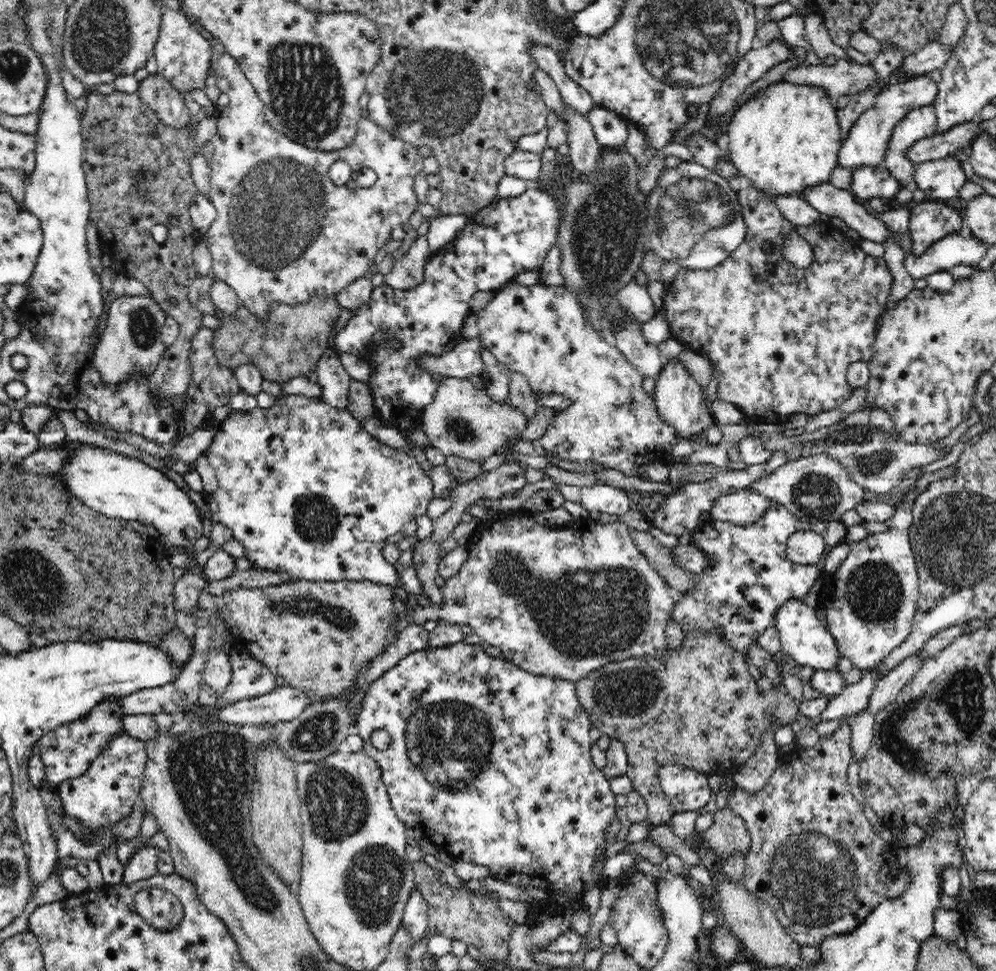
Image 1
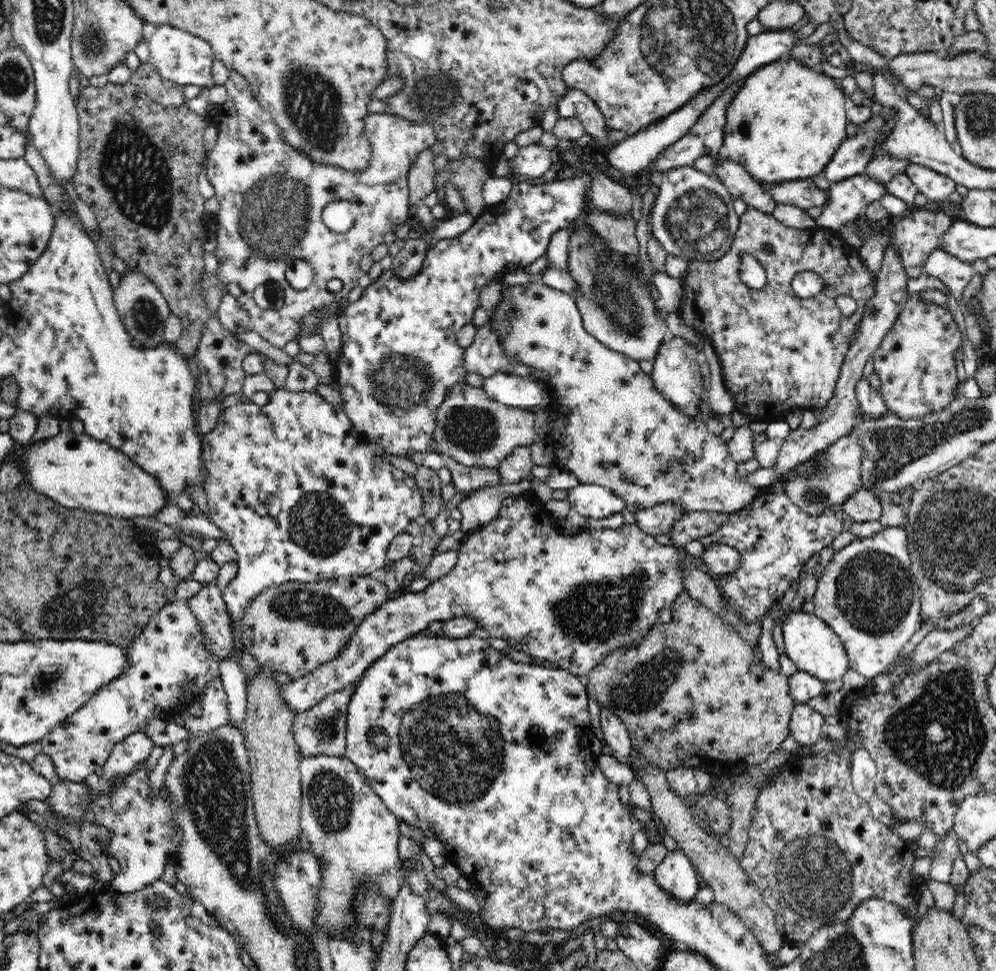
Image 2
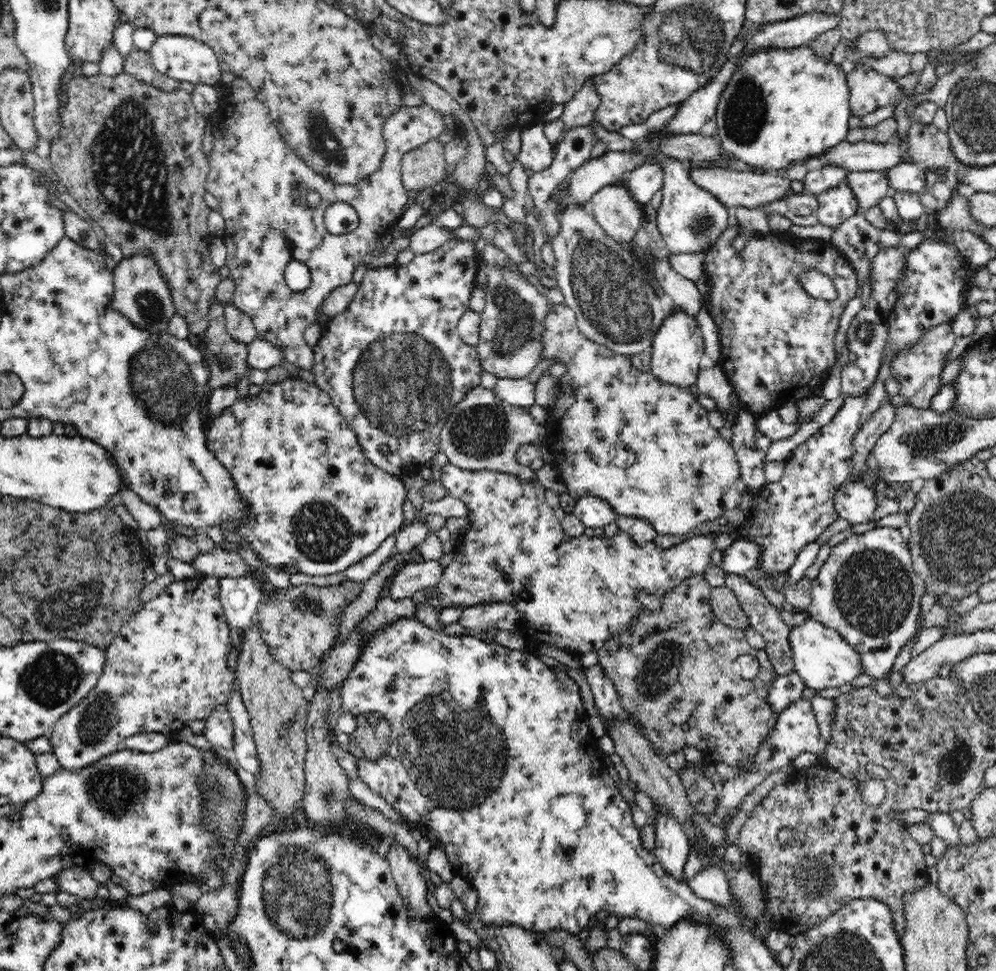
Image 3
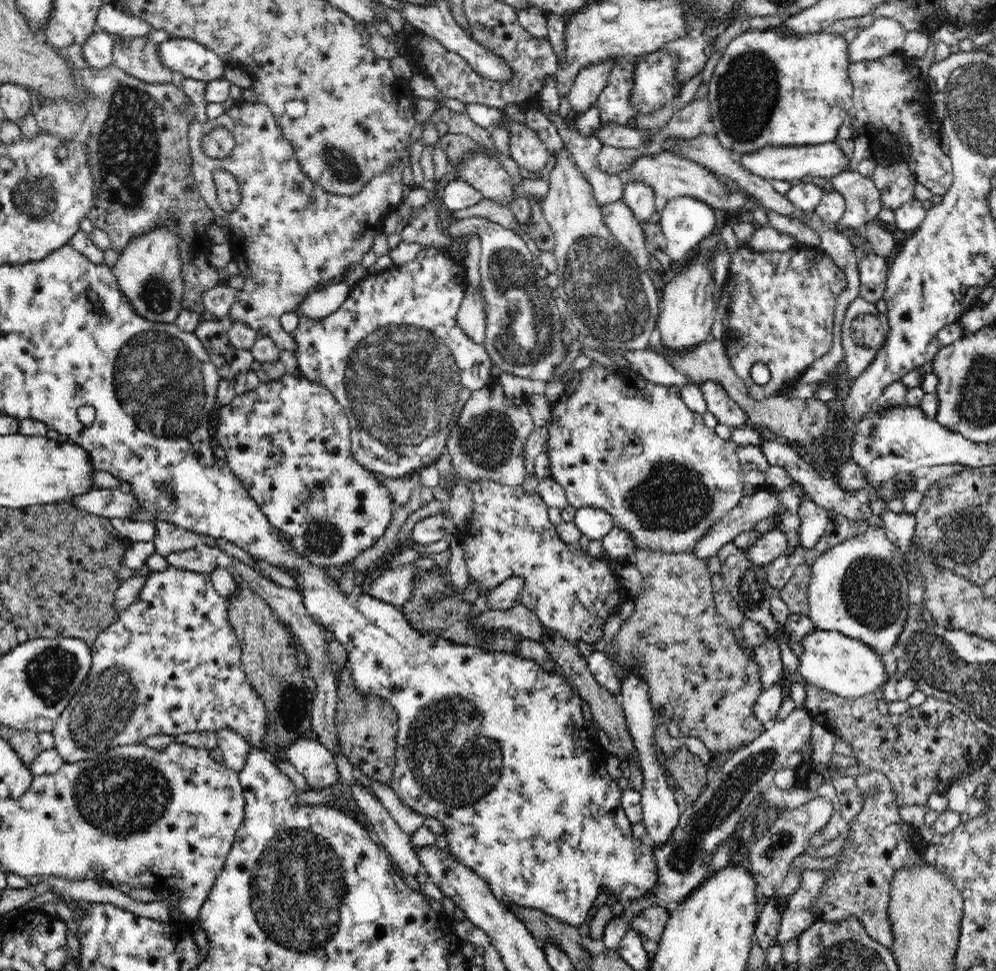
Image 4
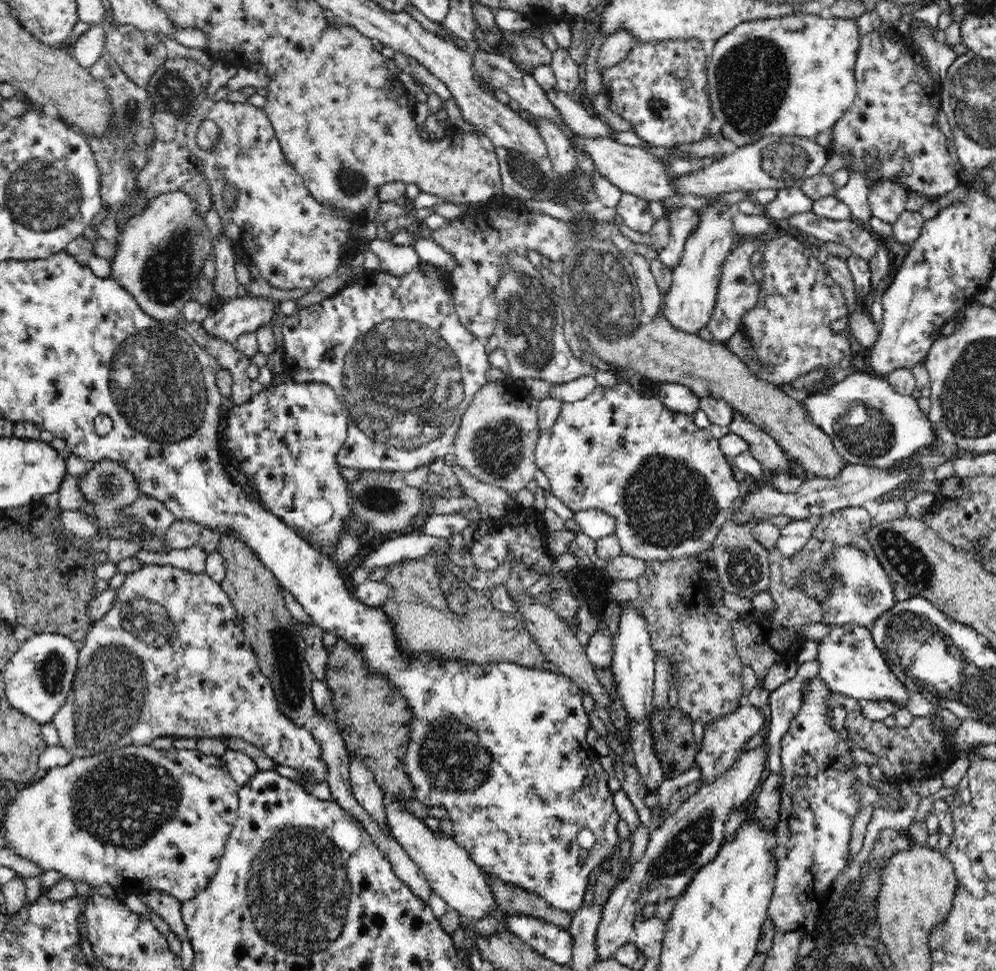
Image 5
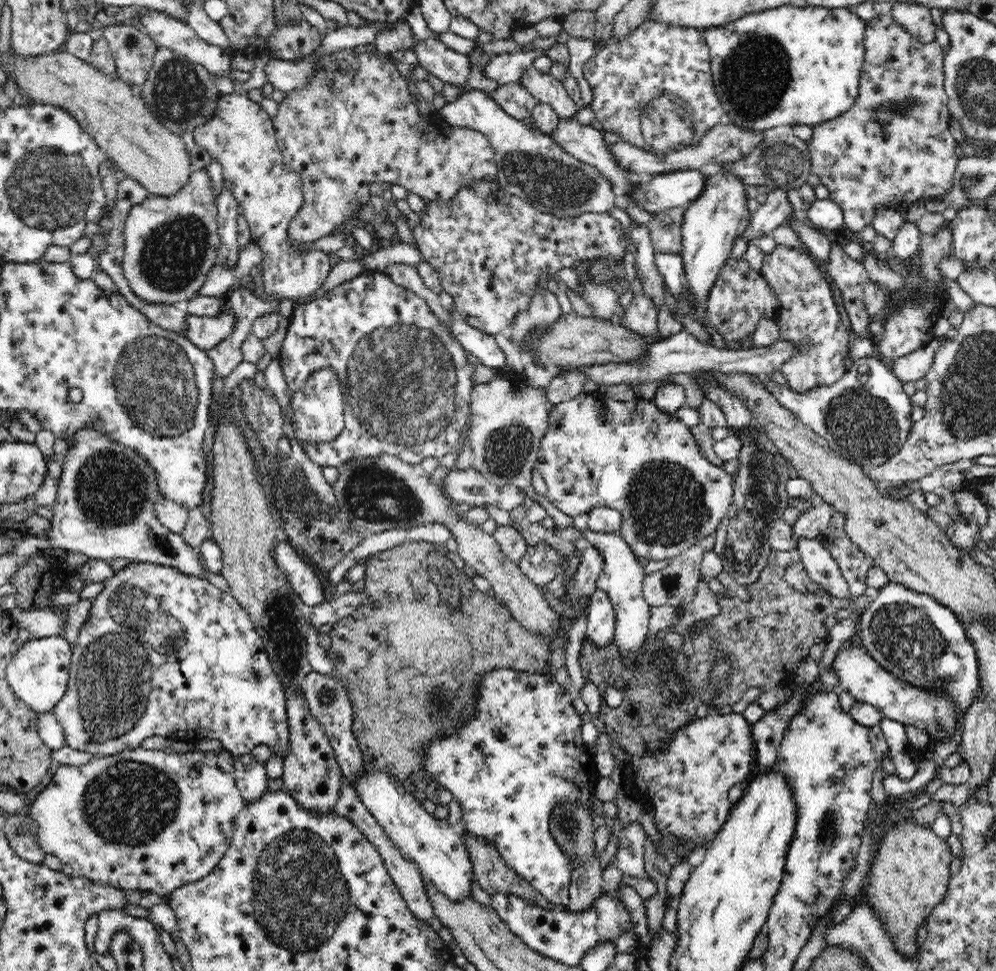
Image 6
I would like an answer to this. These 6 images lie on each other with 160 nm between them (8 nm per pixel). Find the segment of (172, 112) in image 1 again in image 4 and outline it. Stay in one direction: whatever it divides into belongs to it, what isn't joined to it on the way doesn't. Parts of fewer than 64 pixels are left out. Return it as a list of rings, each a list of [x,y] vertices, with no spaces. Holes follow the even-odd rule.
[[[146,36],[113,39],[113,60],[119,70],[144,83],[172,83],[173,71],[165,69],[157,56],[158,43]]]

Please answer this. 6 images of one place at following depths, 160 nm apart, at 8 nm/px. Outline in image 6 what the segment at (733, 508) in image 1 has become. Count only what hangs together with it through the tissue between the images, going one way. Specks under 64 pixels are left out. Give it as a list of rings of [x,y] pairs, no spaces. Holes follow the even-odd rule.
[[[582,392],[569,401],[560,402],[551,408],[549,412],[548,431],[544,434],[539,447],[539,456],[535,462],[535,468],[544,478],[548,485],[547,497],[549,501],[558,509],[576,518],[578,514],[590,512],[596,507],[607,506],[622,513],[622,524],[619,530],[620,537],[630,546],[633,554],[638,558],[646,561],[673,560],[676,556],[687,551],[696,545],[706,536],[712,534],[717,529],[719,522],[727,515],[732,507],[734,494],[734,478],[728,472],[712,465],[702,454],[696,444],[696,440],[690,434],[690,428],[676,419],[674,414],[660,411],[653,400],[640,400],[637,398],[633,401],[606,400],[605,397],[594,398],[590,393]]]

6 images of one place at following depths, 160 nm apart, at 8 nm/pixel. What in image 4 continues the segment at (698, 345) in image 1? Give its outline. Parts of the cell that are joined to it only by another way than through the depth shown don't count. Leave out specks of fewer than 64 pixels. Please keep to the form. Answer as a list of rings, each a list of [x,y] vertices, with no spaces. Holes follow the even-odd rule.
[[[796,242],[788,251],[776,252],[776,251],[754,251],[750,248],[740,246],[739,249],[730,255],[728,273],[732,273],[732,278],[736,280],[736,292],[733,292],[732,284],[732,296],[730,296],[730,302],[728,302],[728,322],[729,329],[724,332],[724,336],[721,339],[728,353],[730,365],[736,374],[740,377],[740,380],[744,381],[744,385],[748,387],[748,396],[754,399],[766,400],[767,398],[779,398],[782,392],[788,391],[794,386],[797,378],[808,368],[814,360],[822,358],[831,348],[833,344],[833,326],[834,326],[834,310],[836,308],[836,296],[840,294],[847,287],[847,280],[845,272],[835,265],[831,256],[828,256],[825,251],[820,248],[814,248],[811,246],[800,245]],[[755,362],[762,362],[766,364],[770,370],[770,380],[764,384],[757,384],[750,376],[750,368]]]

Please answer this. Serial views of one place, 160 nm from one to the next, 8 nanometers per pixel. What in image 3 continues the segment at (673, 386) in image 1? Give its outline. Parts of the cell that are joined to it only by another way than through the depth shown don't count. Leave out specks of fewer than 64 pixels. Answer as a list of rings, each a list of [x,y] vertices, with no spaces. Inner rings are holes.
[[[684,309],[672,310],[656,332],[651,348],[650,371],[659,381],[682,389],[695,384],[700,370],[698,364],[704,356],[704,341],[696,316],[686,313]]]

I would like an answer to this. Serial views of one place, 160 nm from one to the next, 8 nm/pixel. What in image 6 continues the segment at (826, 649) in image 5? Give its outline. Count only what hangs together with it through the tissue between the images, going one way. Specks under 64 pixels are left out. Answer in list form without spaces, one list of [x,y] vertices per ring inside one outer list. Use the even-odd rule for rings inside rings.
[[[863,612],[850,615],[855,622],[855,632],[852,637],[840,646],[833,659],[832,670],[836,673],[838,692],[849,692],[856,701],[862,701],[878,707],[883,718],[900,722],[905,726],[915,726],[926,732],[933,742],[948,742],[948,738],[956,732],[956,712],[952,701],[945,694],[930,694],[911,686],[906,681],[888,672],[880,663],[859,644],[859,616]]]

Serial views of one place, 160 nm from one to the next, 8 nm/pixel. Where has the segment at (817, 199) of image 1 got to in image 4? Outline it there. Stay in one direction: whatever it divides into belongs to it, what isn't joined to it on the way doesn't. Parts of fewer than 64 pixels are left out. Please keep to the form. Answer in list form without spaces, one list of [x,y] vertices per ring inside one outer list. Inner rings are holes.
[[[663,150],[655,155],[640,155],[631,162],[631,167],[625,170],[625,175],[631,182],[645,182],[646,186],[653,188],[655,211],[659,214],[667,202],[681,195],[691,195],[692,198],[700,199],[719,211],[721,215],[730,210],[741,211],[748,200],[742,193],[730,192],[728,186],[726,188],[726,184],[718,181],[716,175],[706,167],[684,157],[678,157],[670,151]]]

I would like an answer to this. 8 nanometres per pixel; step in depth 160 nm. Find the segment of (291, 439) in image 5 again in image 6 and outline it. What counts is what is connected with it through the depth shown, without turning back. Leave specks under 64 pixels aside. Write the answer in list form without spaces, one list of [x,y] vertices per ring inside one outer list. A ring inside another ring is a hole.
[[[332,368],[320,369],[319,372],[312,373],[304,386],[301,386],[292,401],[292,422],[298,426],[296,430],[296,438],[300,442],[332,442],[342,434],[345,429],[345,418],[348,413],[346,403],[342,397],[342,382],[338,380],[336,371]]]

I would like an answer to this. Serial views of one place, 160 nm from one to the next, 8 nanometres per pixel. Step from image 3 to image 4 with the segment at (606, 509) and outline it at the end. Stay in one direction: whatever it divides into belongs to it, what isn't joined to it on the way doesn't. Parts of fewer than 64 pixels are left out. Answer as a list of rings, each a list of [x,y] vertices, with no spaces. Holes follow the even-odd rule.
[[[592,506],[577,509],[573,522],[589,540],[600,540],[615,527],[614,519],[608,511]]]

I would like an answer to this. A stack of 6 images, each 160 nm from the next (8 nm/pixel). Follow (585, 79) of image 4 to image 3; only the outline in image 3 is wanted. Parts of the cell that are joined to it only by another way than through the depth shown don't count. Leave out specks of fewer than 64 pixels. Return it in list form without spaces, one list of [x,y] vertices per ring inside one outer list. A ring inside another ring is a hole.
[[[587,78],[572,100],[564,104],[565,109],[561,114],[564,128],[570,130],[576,126],[592,123],[598,106],[600,106],[600,93],[596,92],[596,85],[592,84],[592,80]]]

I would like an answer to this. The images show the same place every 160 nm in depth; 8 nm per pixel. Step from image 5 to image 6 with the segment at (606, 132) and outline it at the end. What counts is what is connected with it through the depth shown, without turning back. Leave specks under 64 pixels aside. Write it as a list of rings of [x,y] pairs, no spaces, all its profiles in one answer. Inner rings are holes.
[[[533,65],[524,70],[524,74],[520,76],[519,84],[524,86],[537,101],[549,104],[559,118],[575,117],[576,112],[580,109],[570,98],[562,82],[549,74],[539,72]]]

